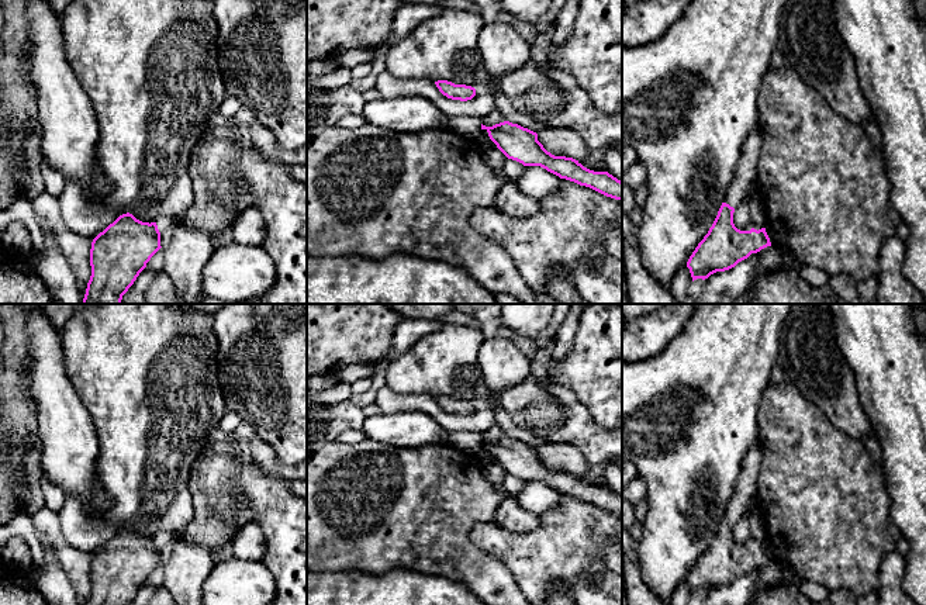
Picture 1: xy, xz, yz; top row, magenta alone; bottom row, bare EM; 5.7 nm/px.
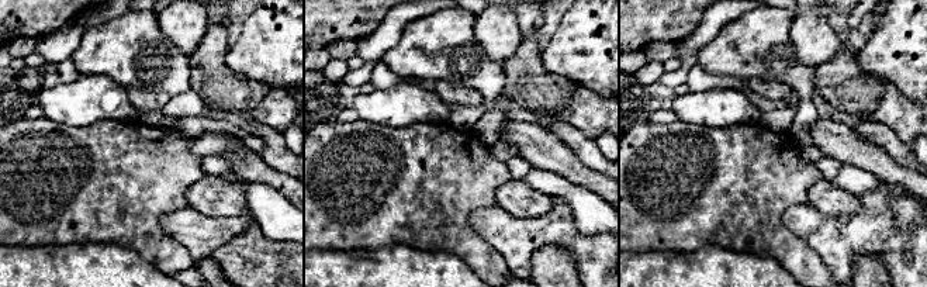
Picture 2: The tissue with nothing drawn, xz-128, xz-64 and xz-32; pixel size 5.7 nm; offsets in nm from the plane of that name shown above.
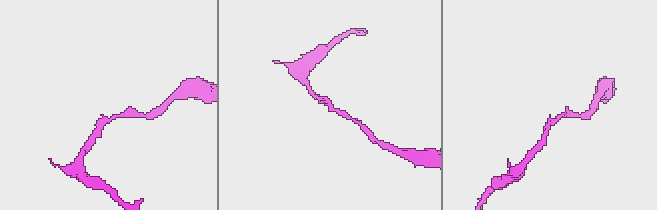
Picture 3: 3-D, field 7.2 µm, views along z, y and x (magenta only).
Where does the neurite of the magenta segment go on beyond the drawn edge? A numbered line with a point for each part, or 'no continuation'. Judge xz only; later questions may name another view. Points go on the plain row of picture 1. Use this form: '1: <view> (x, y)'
no continuation

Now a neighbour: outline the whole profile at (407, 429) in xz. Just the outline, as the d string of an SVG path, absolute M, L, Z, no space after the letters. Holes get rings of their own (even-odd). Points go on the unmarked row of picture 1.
M421 411L366 416L362 431L373 443L391 445L394 449L445 445L450 435L433 416Z

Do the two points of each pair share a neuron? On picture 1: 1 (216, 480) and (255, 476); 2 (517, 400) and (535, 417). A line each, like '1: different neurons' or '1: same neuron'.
1: different neurons
2: same neuron

